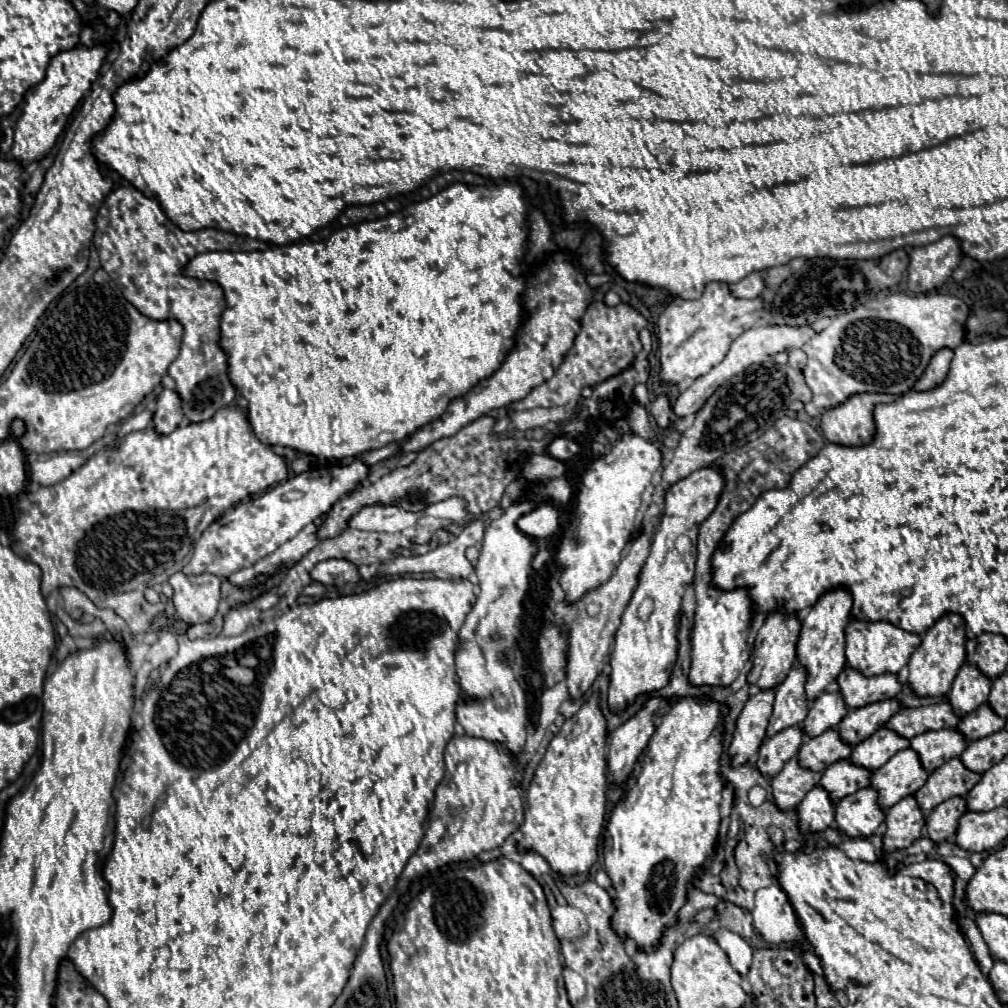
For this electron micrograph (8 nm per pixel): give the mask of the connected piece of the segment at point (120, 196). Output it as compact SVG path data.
M133 185L117 187L107 195L103 205L95 217L95 235L93 245L101 259L101 267L109 273L109 277L119 285L125 299L137 307L149 319L167 321L175 319L183 325L183 341L179 357L169 365L169 377L175 381L175 391L181 397L181 411L189 423L201 423L211 419L219 409L227 407L235 399L235 387L227 377L227 355L219 347L219 319L225 309L225 295L217 283L197 281L183 275L183 267L199 253L207 251L239 251L239 237L233 233L225 233L219 229L199 229L185 233L177 225L169 221L165 211L155 199L145 197Z

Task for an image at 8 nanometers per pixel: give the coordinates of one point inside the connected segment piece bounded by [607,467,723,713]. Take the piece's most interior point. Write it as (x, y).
(642, 661)

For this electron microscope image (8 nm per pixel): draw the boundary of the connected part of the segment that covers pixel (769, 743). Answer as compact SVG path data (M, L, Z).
M789 727L771 739L765 739L759 747L759 757L757 757L757 771L763 777L775 777L783 765L797 757L799 745L803 743L803 731L799 727Z

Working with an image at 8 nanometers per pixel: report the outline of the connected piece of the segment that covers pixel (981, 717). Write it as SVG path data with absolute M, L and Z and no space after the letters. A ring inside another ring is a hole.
M983 705L983 707L975 709L973 713L965 715L961 719L961 723L957 725L957 731L967 741L977 741L981 737L987 737L991 733L1001 731L1003 727L1005 727L1005 719L999 719L999 715L995 715L989 705Z

